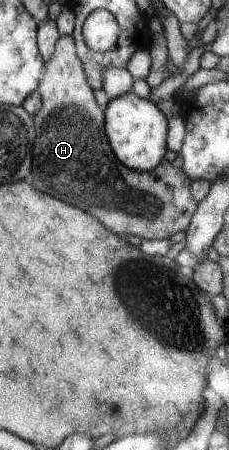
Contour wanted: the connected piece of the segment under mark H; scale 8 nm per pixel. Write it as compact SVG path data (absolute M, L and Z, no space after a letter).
M61 36L57 40L52 57L44 65L42 78L37 91L42 97L42 106L41 109L33 115L36 136L32 145L33 171L31 171L31 173L33 173L33 187L35 187L37 191L47 193L47 195L51 195L51 197L57 197L57 199L61 199L61 201L67 201L67 203L71 203L71 205L77 205L79 209L85 209L87 213L91 213L93 217L97 217L109 231L113 231L113 233L117 233L117 235L135 235L135 237L142 237L144 240L164 240L170 239L170 237L175 235L178 231L186 231L190 226L192 215L198 206L190 190L190 177L184 172L183 168L175 167L172 162L165 159L161 160L161 163L158 163L152 170L142 172L129 169L116 158L116 155L110 148L110 143L104 130L104 108L97 103L96 97L94 96L94 89L89 87L83 64L76 54L76 43L73 36Z

